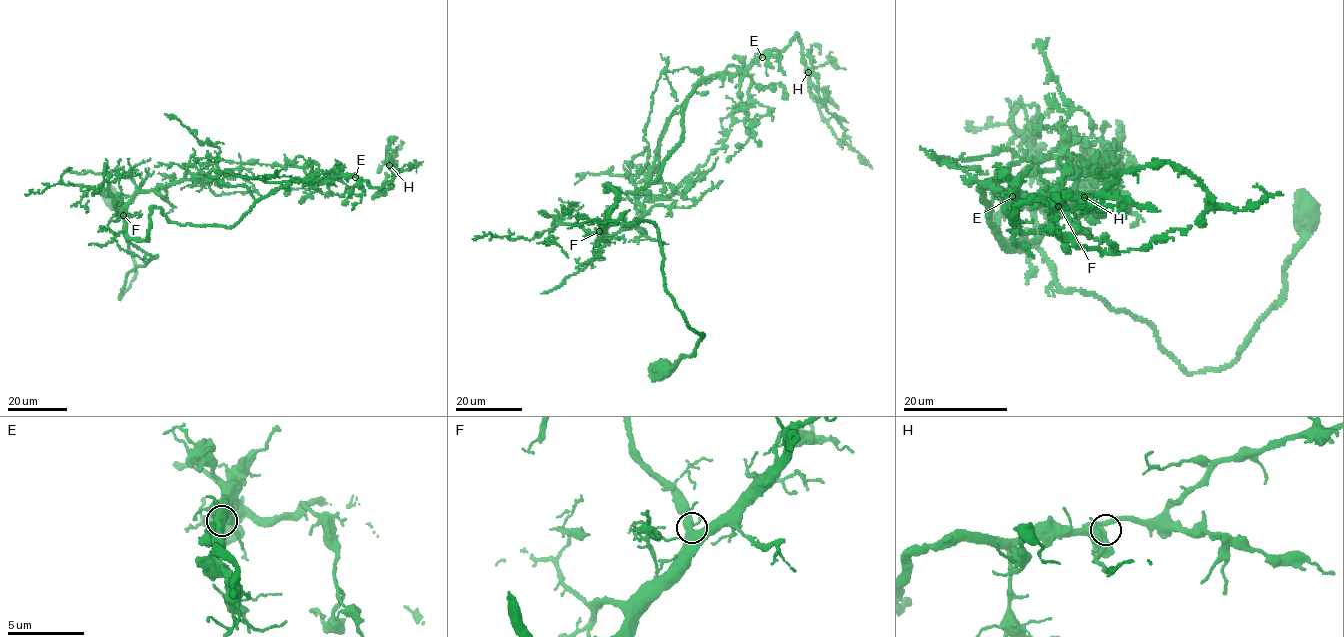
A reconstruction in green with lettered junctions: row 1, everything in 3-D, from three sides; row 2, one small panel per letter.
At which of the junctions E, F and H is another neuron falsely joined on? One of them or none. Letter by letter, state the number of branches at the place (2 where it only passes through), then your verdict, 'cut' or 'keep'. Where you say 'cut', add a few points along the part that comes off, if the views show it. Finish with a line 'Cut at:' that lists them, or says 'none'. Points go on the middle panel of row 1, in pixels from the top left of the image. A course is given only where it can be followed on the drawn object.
E: 3 | cut | (762, 57), (742, 68), (728, 65), (698, 84), (673, 113), (659, 137), (645, 189), (652, 200), (672, 200)
F: 3 | keep
H: 3 | keep
Cut at: E

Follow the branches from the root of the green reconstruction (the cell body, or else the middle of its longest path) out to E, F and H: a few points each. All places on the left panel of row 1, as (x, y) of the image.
E: (113, 198), (135, 266), (120, 299), (157, 257), (127, 240), (152, 207), (230, 227), (293, 182), (355, 176)
F: (113, 198), (135, 266), (135, 275), (120, 299), (129, 272), (157, 256), (151, 257), (126, 238), (123, 215)
H: (113, 198), (120, 299), (157, 257), (127, 240), (152, 207), (230, 227), (389, 165)

